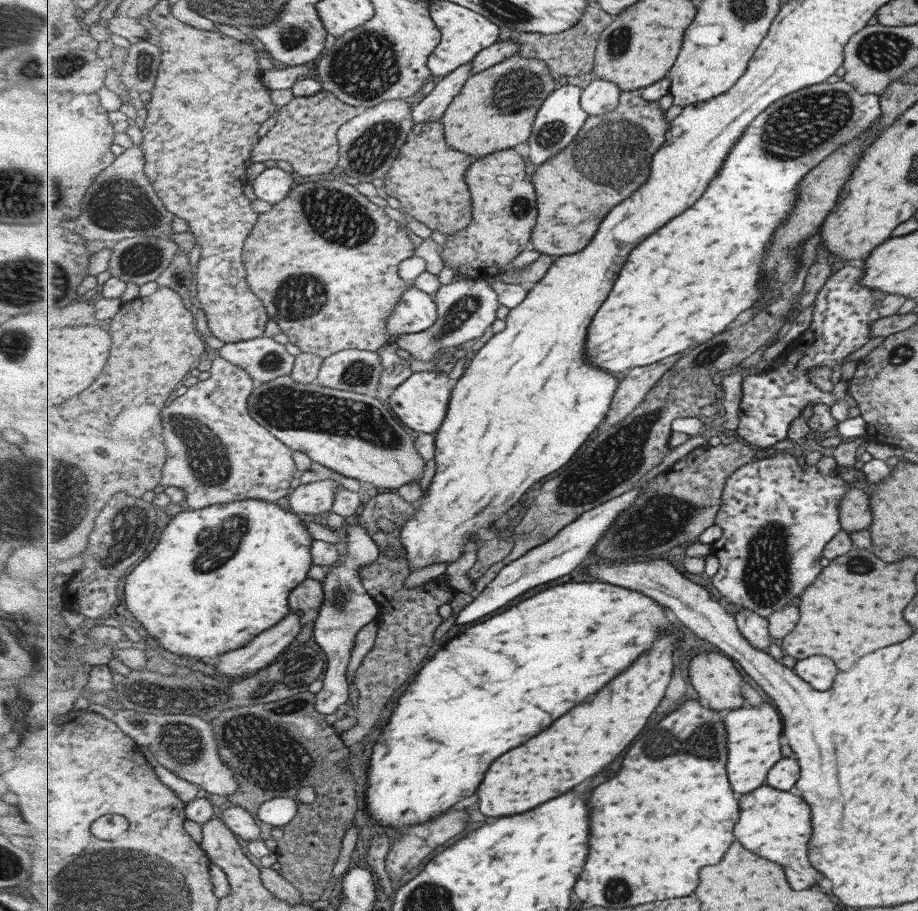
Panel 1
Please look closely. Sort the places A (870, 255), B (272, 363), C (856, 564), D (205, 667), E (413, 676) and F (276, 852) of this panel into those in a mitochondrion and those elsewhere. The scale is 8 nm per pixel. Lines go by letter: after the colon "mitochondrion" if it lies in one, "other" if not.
A: other
B: mitochondrion
C: mitochondrion
D: other
E: other
F: other

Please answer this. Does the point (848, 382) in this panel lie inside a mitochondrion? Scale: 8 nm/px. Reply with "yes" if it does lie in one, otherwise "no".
no

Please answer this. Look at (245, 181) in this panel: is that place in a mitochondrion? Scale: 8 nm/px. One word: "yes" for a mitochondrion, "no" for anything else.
no

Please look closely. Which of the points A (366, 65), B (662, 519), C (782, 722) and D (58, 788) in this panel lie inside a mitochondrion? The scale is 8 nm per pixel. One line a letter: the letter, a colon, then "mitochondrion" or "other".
A: mitochondrion
B: mitochondrion
C: other
D: other

